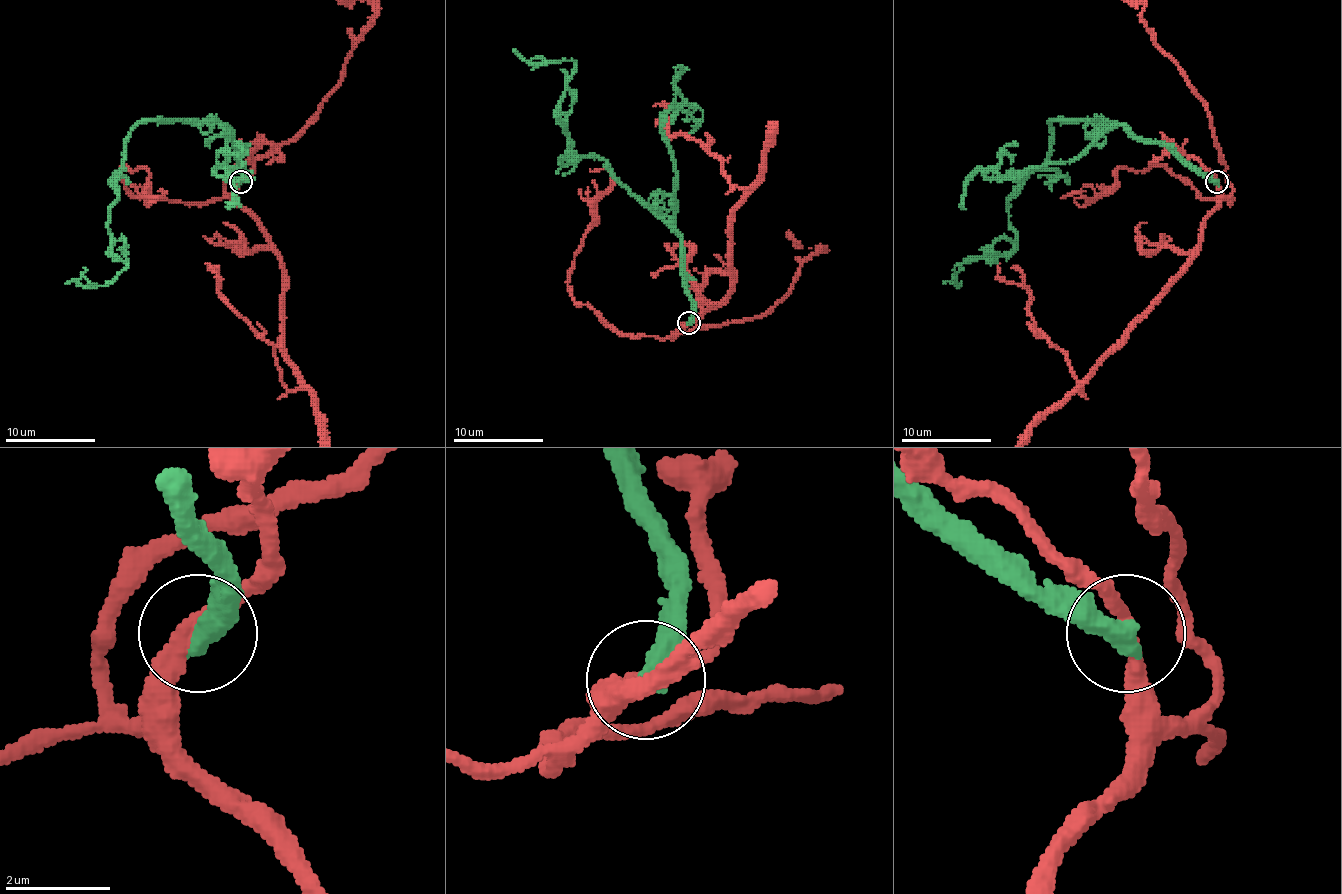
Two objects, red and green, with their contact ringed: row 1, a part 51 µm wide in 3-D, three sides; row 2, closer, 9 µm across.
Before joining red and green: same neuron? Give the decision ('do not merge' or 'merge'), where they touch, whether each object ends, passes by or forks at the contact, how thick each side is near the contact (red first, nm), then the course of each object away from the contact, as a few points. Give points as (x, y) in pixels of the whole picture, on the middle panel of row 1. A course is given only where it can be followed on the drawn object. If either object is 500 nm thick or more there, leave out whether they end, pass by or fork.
do not merge; at (688, 323); red passes by; green ends there; 280 nm thick on the red side, 480 nm on the other; red runs (687, 322), (673, 338), (682, 331), (759, 318), (791, 288), (800, 266), (822, 248), (793, 250), (788, 243); green runs (689, 322), (682, 239), (603, 160), (574, 155), (565, 117), (556, 117), (574, 63), (527, 63), (513, 49)

